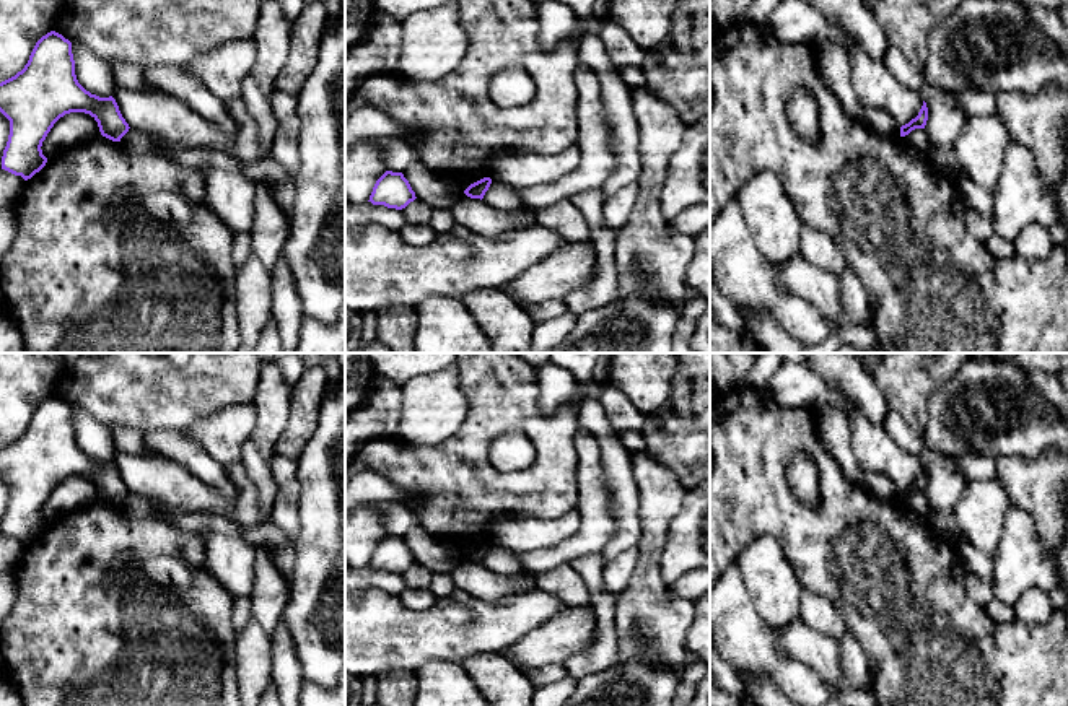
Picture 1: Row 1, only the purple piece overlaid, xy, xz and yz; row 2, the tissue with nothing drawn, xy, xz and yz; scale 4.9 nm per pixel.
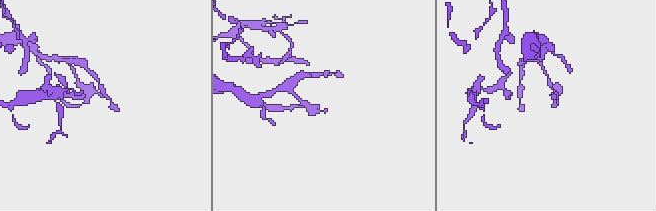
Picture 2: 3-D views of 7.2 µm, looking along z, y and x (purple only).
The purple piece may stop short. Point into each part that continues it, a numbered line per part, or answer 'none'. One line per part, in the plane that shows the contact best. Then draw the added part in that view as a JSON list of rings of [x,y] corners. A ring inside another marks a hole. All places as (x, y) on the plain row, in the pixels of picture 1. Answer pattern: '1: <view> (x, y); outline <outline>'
none

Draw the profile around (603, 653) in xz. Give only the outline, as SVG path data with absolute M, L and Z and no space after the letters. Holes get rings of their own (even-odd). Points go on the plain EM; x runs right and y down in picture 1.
M601 553L578 558L571 566L588 584L589 605L596 620L594 643L584 652L563 660L567 675L578 682L612 667L619 660L619 641L615 636L615 597L604 589L606 561Z

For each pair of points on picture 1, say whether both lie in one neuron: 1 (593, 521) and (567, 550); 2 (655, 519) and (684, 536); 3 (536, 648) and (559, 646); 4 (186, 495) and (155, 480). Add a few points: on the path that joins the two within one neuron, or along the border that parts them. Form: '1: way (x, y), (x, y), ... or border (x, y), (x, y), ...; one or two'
1: way (590, 529), (575, 544); one
2: border (686, 492), (681, 508), (671, 521), (660, 563); two
3: way (541, 646), (554, 646); one
4: way (178, 487), (170, 480), (163, 480); one

